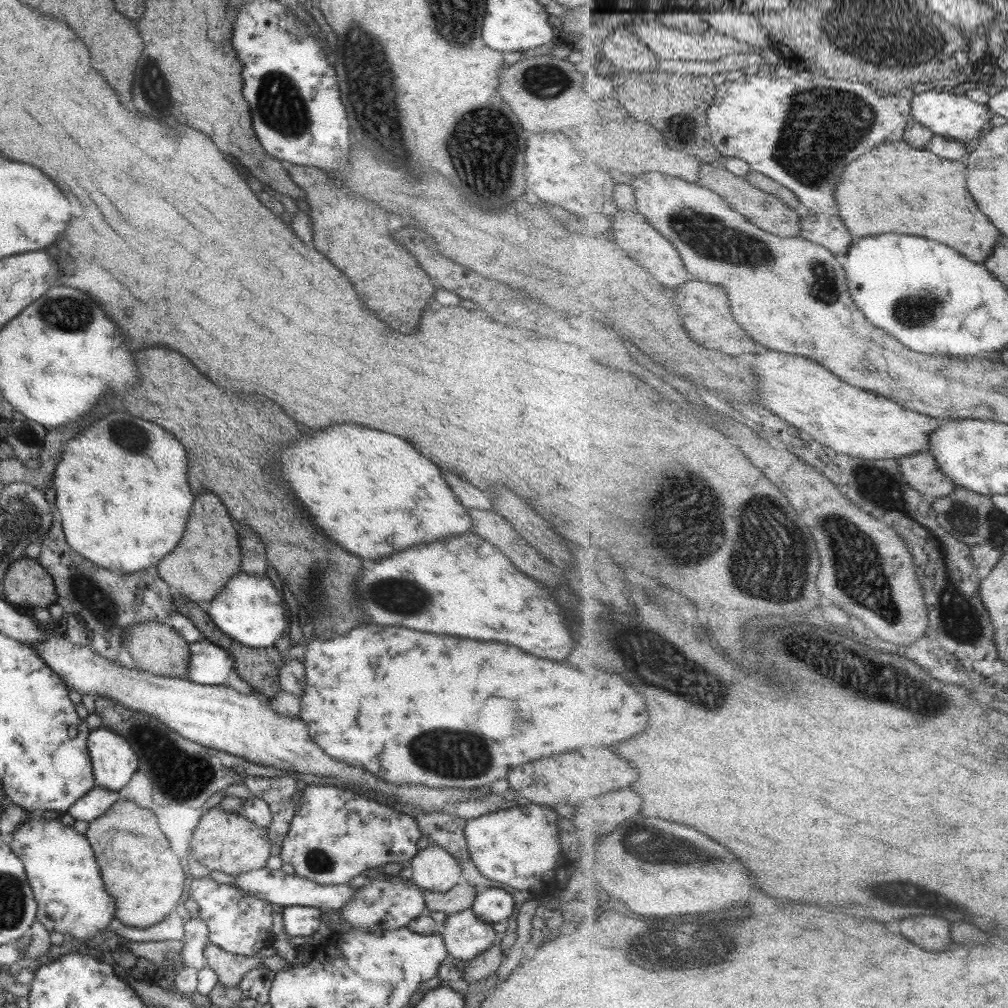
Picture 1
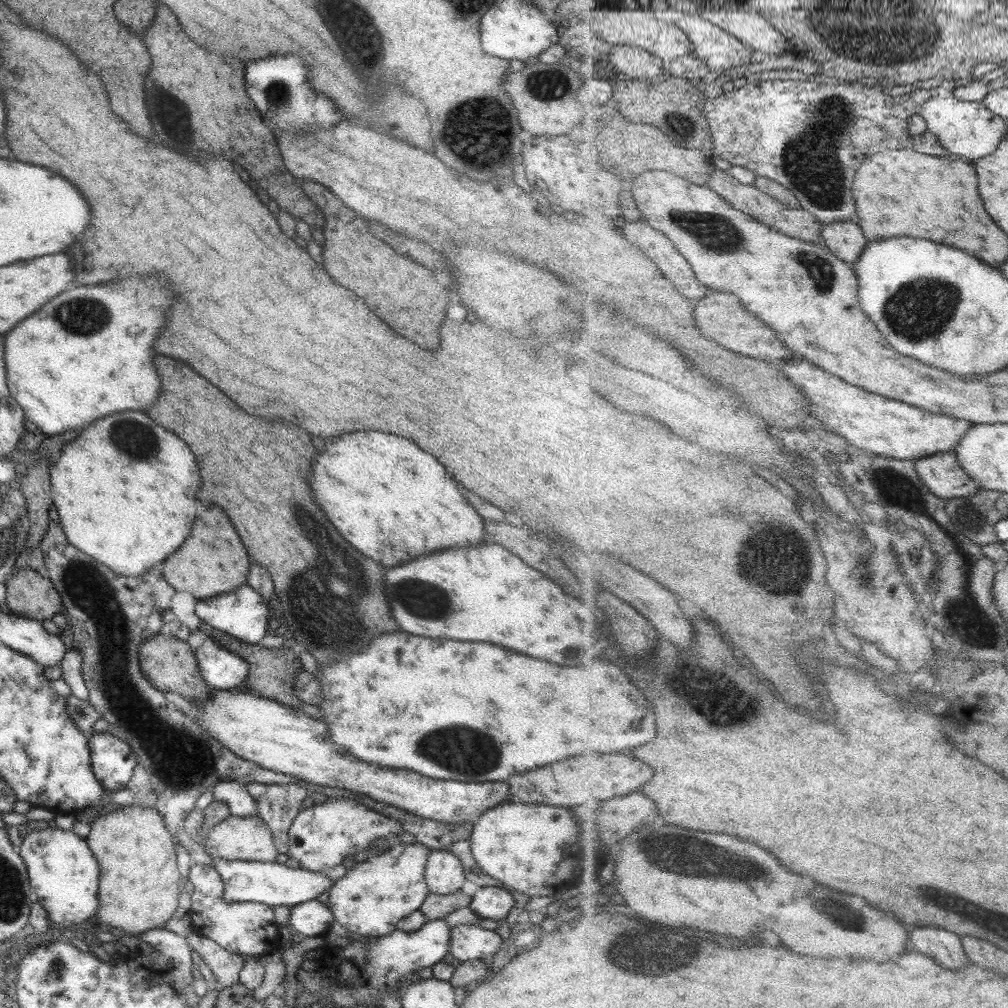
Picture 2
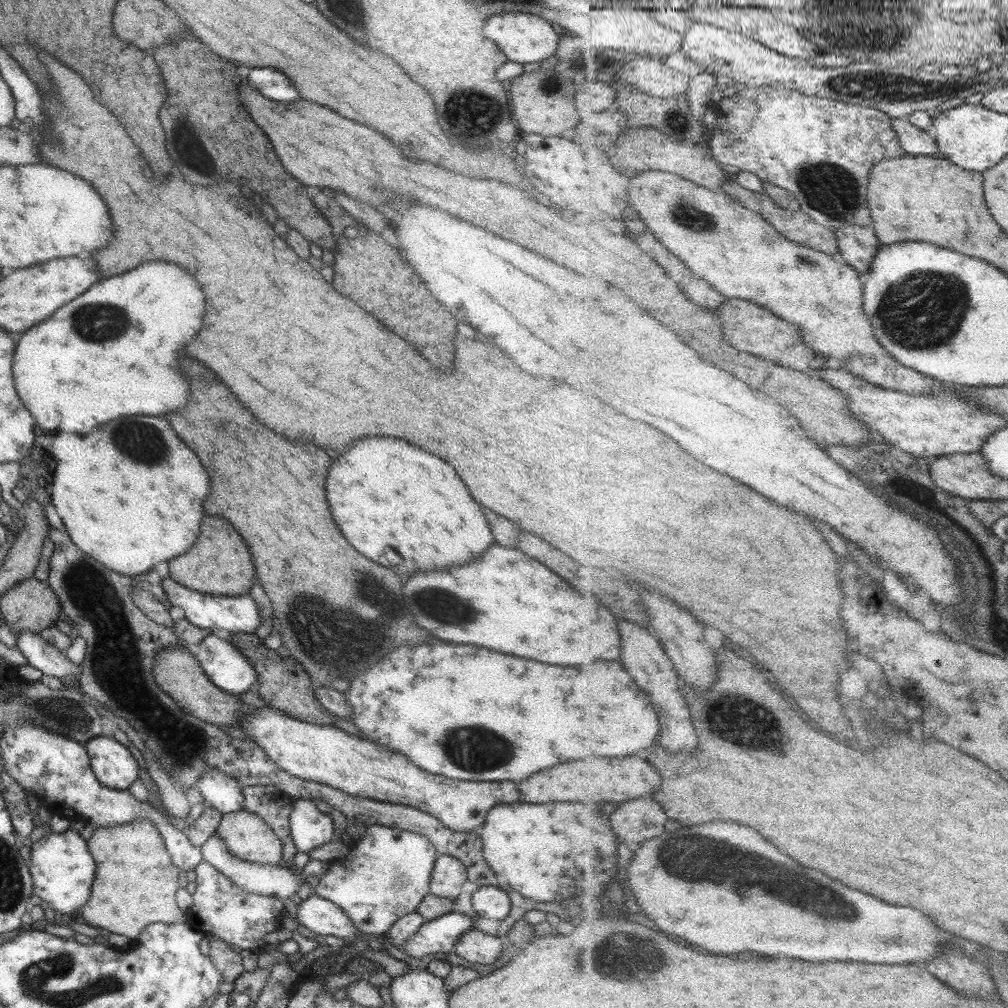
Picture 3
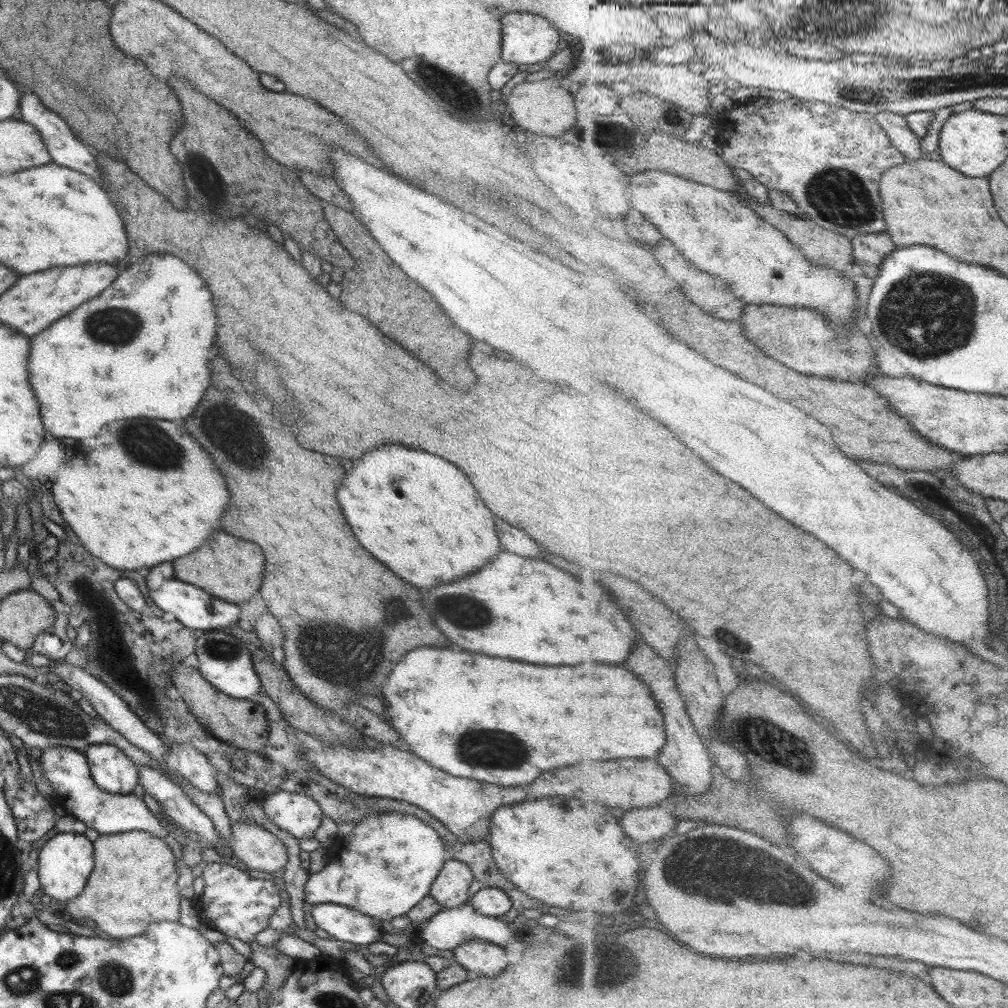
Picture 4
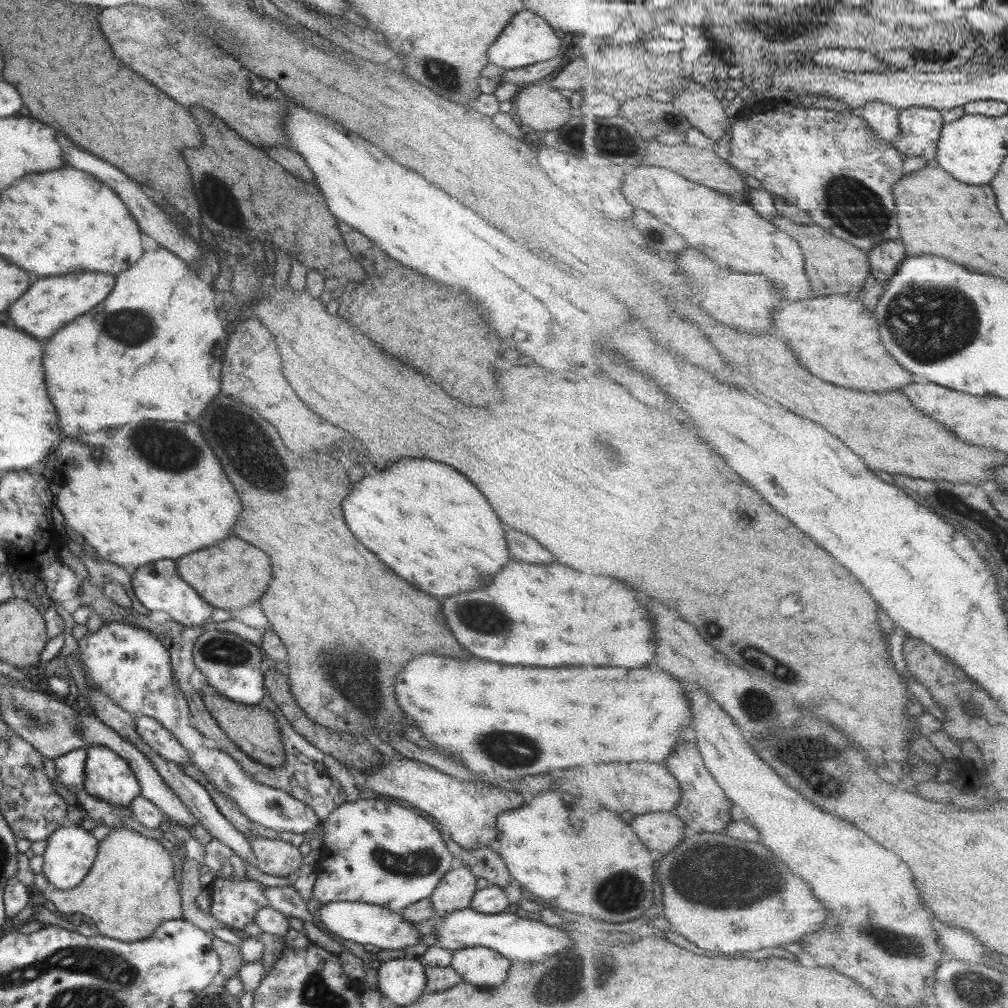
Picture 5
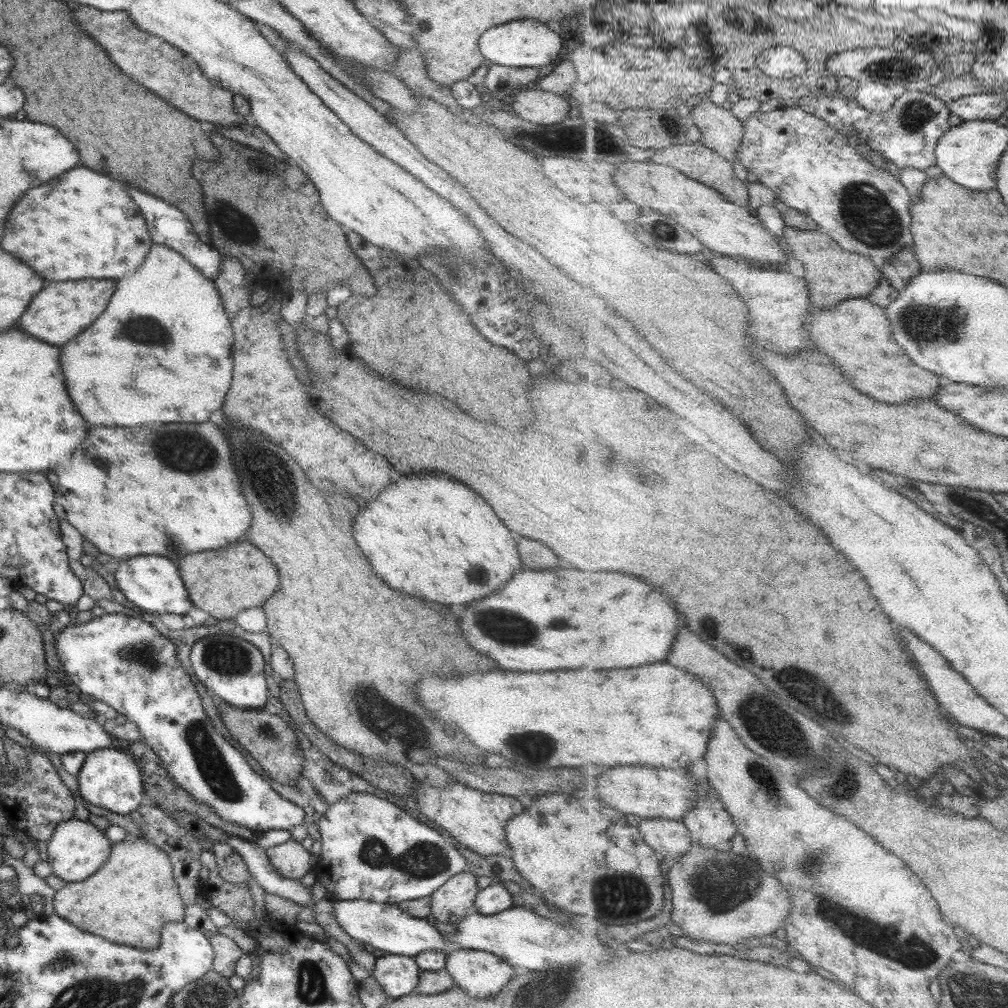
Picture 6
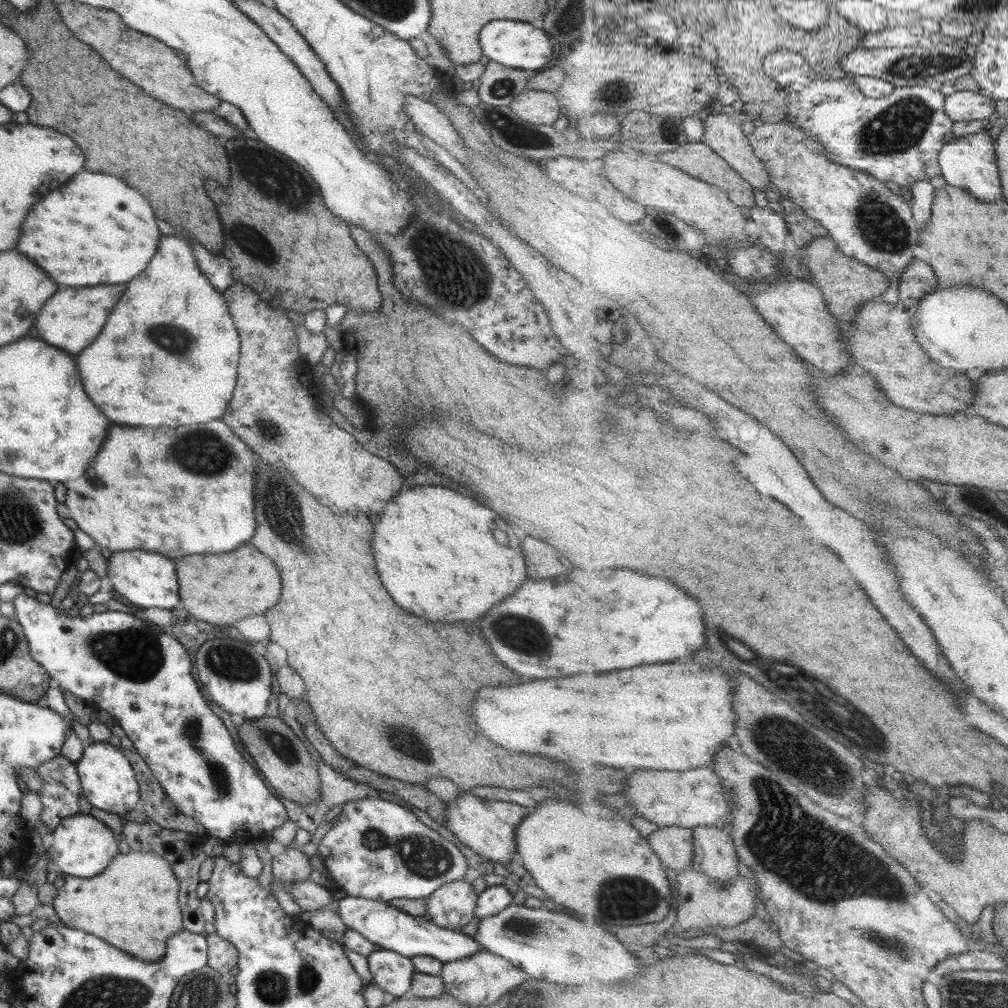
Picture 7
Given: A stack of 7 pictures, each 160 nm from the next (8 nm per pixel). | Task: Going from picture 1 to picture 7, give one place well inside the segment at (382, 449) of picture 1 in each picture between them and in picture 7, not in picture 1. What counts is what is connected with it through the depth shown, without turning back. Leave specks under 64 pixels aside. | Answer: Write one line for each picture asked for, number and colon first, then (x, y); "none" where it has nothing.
2: (369, 483)
3: (399, 506)
4: (416, 514)
5: (430, 526)
6: (425, 536)
7: (437, 554)

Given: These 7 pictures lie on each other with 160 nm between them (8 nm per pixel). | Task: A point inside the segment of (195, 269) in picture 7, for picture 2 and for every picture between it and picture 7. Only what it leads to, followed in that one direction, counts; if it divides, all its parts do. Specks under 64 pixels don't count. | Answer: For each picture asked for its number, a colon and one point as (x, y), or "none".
2: (104, 366)
3: (112, 352)
4: (109, 359)
5: (160, 318)
6: (168, 313)

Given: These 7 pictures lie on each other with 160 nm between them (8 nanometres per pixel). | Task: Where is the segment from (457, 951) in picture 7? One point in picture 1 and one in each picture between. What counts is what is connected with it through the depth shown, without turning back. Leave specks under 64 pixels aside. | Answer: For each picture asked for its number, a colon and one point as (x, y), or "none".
1: (302, 921)
2: (311, 918)
3: (318, 915)
4: (346, 924)
5: (362, 923)
6: (386, 928)

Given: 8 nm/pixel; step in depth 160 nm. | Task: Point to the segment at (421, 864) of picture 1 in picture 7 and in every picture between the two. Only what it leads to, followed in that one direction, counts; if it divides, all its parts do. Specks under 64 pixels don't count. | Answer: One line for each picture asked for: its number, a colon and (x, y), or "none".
2: (443, 874)
3: (448, 874)
4: (449, 889)
5: (454, 892)
6: (454, 900)
7: (451, 906)

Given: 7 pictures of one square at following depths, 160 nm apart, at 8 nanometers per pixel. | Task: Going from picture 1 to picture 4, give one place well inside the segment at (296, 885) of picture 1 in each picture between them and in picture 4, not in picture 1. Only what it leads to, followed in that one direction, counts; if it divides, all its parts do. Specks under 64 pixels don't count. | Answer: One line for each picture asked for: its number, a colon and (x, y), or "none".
2: (274, 884)
3: (267, 880)
4: (176, 806)

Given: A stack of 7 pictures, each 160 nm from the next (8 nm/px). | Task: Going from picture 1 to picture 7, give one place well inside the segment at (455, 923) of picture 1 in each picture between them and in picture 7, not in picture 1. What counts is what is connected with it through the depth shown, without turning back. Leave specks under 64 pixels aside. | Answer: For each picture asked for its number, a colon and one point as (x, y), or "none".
2: (468, 942)
3: (475, 946)
4: (479, 958)
5: (477, 965)
6: (481, 975)
7: (481, 979)

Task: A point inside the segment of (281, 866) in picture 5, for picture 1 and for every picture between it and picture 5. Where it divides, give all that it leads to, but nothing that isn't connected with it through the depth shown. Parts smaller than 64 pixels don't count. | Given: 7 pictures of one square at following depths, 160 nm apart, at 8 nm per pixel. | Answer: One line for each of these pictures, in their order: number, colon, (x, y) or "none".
1: (228, 842)
2: (235, 838)
3: (246, 836)
4: (260, 850)

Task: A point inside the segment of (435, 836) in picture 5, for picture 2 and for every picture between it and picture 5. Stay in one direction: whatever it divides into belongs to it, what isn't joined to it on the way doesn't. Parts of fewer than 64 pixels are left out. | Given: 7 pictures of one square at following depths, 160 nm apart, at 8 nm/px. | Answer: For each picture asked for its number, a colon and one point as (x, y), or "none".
2: (369, 899)
3: (384, 876)
4: (383, 865)

